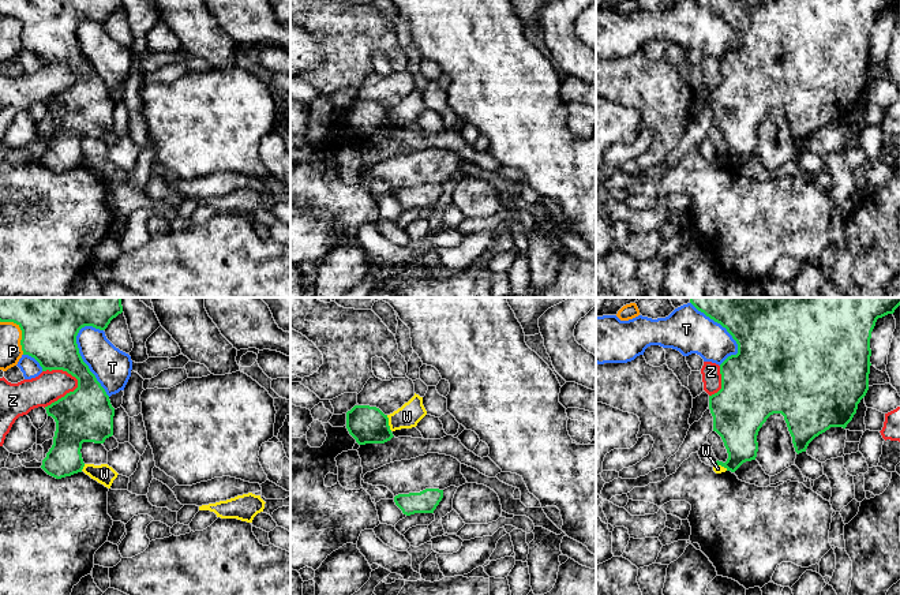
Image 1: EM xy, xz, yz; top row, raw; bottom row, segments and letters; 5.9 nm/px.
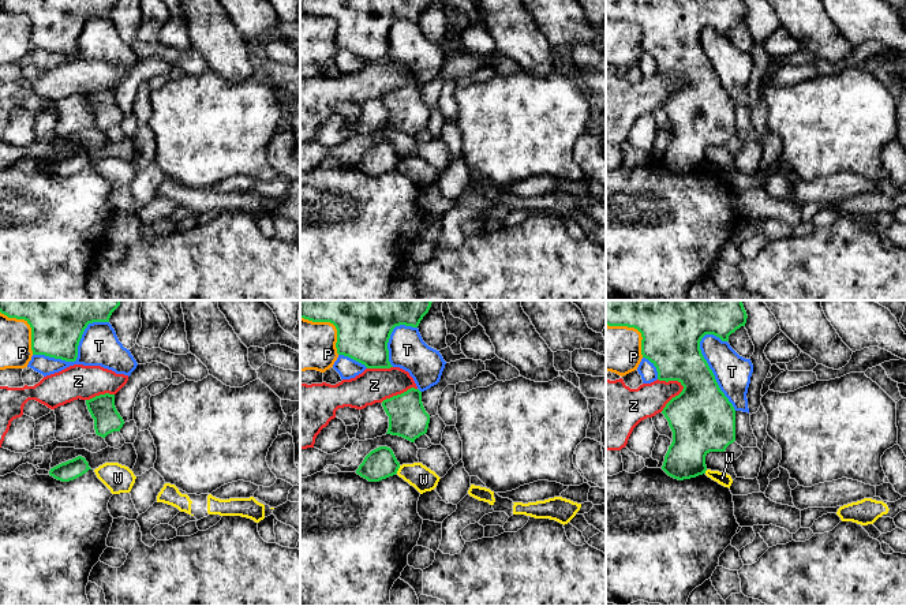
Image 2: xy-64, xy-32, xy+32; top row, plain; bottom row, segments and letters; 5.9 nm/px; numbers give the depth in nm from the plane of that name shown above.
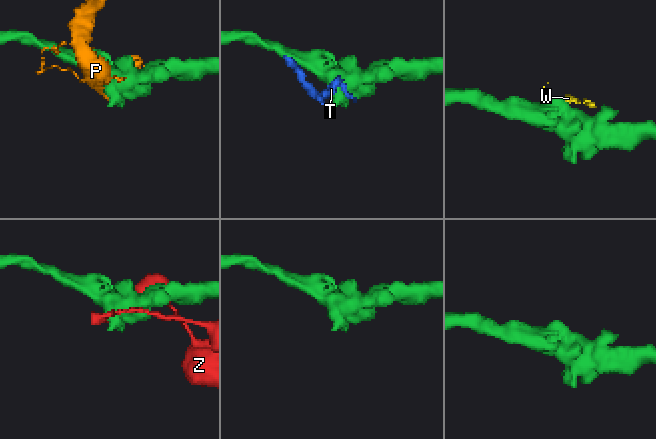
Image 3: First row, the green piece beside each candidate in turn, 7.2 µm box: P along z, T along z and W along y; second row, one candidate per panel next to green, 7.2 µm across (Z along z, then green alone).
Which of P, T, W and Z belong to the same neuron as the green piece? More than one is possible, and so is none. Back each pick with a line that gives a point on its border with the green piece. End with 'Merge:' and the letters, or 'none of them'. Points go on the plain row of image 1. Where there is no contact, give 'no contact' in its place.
Merge: none of them

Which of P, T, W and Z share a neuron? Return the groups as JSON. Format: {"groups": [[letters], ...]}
{"groups": [["P"], ["T"], ["W"], ["Z"]]}

